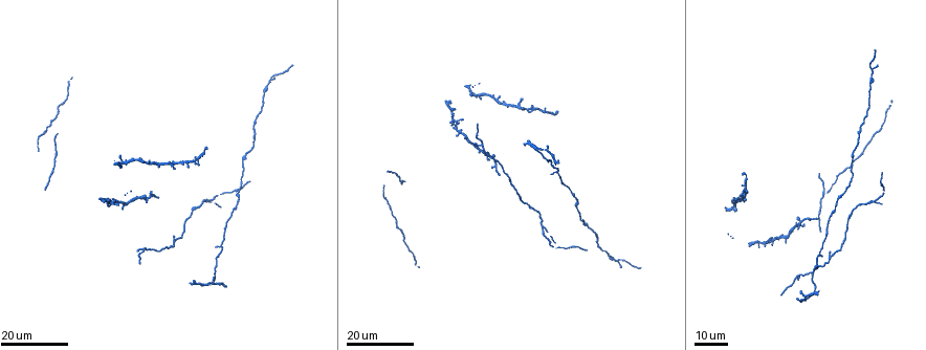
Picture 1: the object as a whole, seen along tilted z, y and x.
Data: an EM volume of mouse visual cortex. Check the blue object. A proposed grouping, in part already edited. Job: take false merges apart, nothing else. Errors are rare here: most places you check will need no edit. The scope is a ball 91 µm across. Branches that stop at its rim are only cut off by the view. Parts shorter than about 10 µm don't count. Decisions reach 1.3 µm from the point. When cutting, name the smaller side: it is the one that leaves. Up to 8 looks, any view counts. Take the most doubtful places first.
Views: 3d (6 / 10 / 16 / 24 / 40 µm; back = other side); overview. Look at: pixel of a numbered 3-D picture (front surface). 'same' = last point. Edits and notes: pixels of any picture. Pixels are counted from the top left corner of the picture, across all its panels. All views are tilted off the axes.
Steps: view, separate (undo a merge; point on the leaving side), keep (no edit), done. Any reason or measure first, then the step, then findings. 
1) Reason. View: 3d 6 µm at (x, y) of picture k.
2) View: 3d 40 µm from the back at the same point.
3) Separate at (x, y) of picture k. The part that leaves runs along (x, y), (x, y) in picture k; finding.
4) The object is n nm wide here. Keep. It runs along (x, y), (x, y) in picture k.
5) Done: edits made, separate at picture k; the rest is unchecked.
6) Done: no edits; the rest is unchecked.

Four arms meet. View: 3d 16 µm at (460, 131) of picture 1.

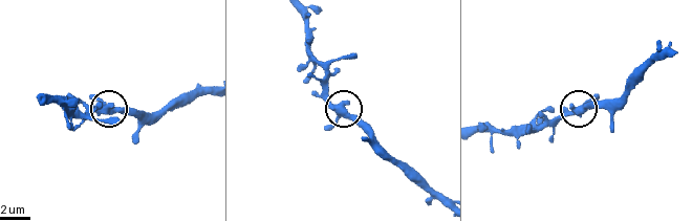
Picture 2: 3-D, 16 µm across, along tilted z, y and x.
View: 3d 10 µm at (339, 116) of picture 2.

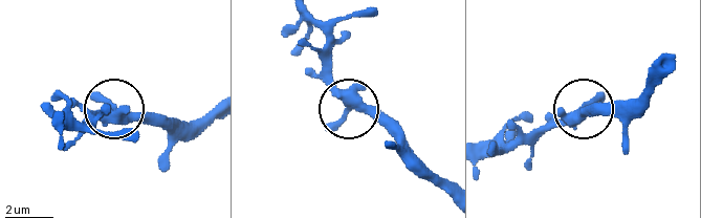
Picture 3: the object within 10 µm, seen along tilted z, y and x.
Keep. It runs along (667, 62), (640, 94), (570, 114), (538, 138) in picture 3; one cell here.

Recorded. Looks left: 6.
View: 3d 16 µm at (219, 247) of picture 1.

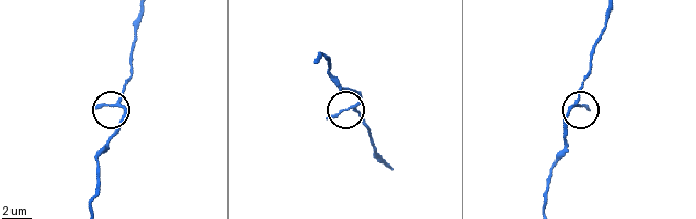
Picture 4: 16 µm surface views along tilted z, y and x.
View: 3d 6 µm at (356, 103) of picture 4.

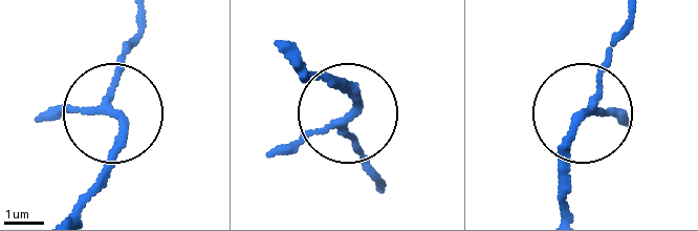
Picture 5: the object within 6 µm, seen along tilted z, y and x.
Keep. It runs along (629, 14), (597, 98), (570, 135), (563, 206) in picture 5; one cell here.

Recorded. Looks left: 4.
Sudden change in width. View: 3d 24 µm at (880, 182) of picture 1.

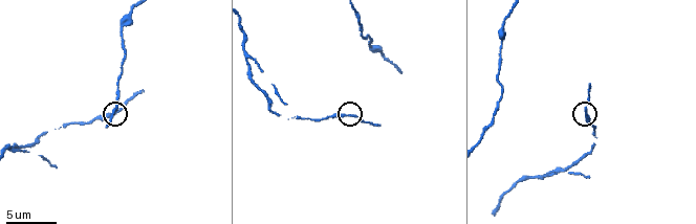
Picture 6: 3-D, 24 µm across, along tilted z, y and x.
View: 3d 6 µm at (352, 113) of picture 6.

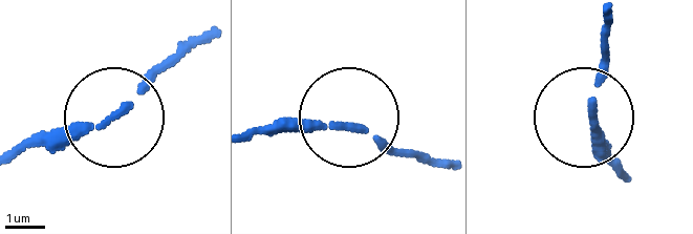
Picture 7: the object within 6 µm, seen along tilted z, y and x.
Keep. It runs along (622, 179), (593, 128), (605, 25) in picture 7; one cell here.

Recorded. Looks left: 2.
Three-way junction. View: 3d 16 µm at (496, 168) of picture 1.

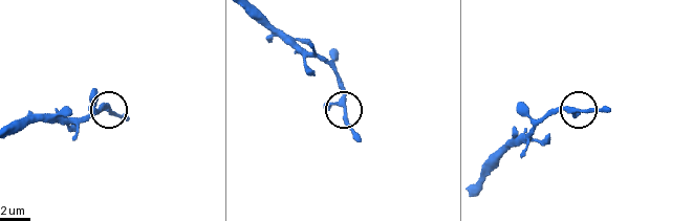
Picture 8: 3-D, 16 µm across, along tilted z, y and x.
Closer look. View: 3d 10 µm at (346, 109) of picture 8.

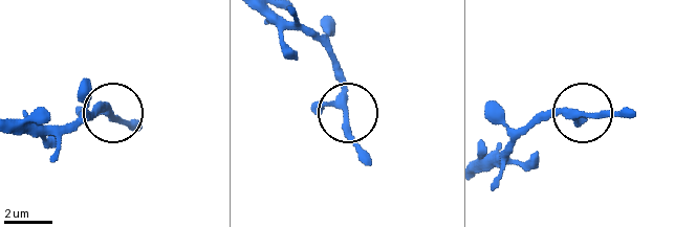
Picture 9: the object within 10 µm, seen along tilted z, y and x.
The object is 240 nm wide here. Keep. Continuous, no second cell.

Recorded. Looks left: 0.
Done: no edits; the rest is unchecked.

